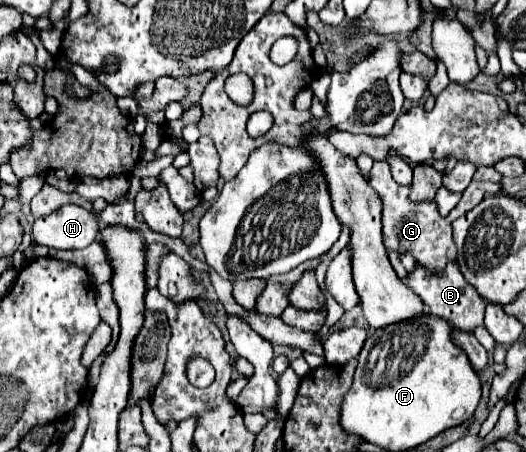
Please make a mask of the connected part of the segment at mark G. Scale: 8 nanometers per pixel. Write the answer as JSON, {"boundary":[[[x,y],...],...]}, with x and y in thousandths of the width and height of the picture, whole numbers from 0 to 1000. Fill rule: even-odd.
{"boundary":[[[711,356],[711,369],[703,378],[703,405],[711,414],[711,423],[719,423],[719,431],[726,436],[730,449],[730,467],[726,467],[726,511],[730,511],[730,542],[741,555],[753,560],[779,560],[791,582],[798,582],[802,591],[810,591],[821,604],[837,604],[844,600],[848,582],[867,573],[867,542],[859,533],[859,489],[871,485],[875,476],[882,476],[886,467],[901,462],[920,431],[941,431],[951,427],[954,412],[951,405],[937,405],[932,400],[897,400],[882,431],[878,445],[848,476],[840,480],[833,471],[829,445],[798,445],[787,449],[779,440],[779,418],[783,409],[760,409],[745,396],[741,387],[741,369],[734,356]]]}

